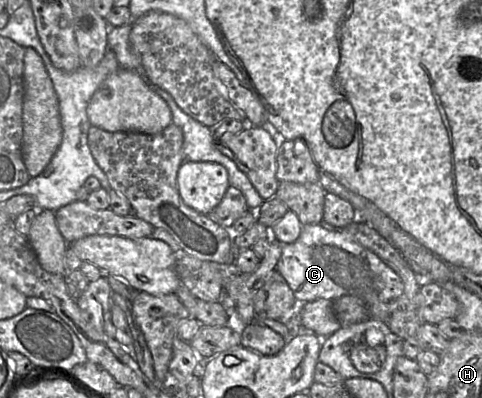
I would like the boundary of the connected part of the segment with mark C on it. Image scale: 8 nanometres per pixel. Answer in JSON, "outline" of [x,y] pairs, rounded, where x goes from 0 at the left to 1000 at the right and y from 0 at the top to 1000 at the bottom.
{"outline":[[[674,563],[627,565],[620,595],[585,616],[573,678],[589,696],[616,759],[662,749],[695,754],[714,741],[751,751],[757,766],[805,759],[838,731],[830,693],[778,636]]]}

